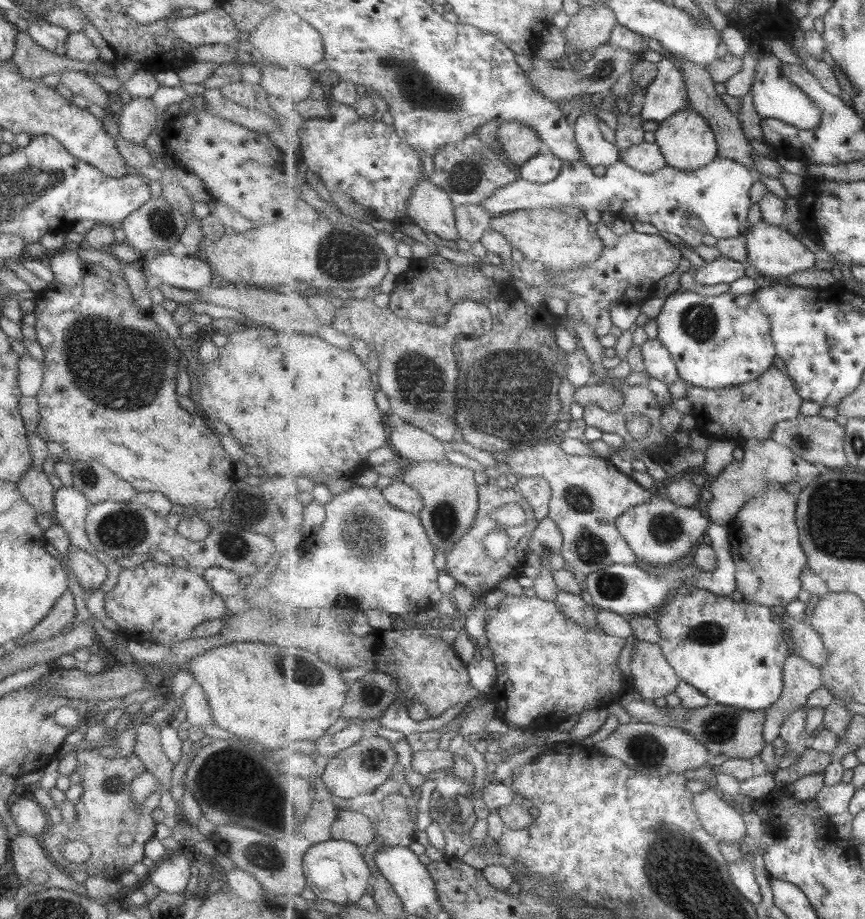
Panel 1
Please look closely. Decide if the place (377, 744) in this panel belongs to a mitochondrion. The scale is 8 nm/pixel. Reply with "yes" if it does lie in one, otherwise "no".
no

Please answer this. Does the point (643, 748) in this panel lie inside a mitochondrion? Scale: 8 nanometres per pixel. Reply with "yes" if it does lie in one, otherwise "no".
yes

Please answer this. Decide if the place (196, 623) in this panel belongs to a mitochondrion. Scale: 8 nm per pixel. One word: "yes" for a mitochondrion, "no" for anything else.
no

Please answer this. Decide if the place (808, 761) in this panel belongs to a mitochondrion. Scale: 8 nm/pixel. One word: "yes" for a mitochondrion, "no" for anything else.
no

